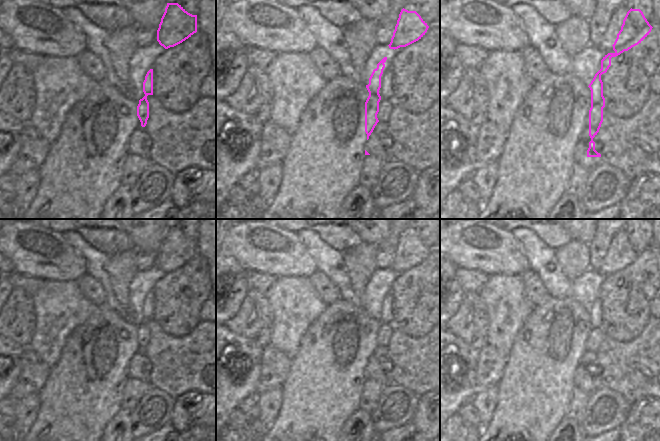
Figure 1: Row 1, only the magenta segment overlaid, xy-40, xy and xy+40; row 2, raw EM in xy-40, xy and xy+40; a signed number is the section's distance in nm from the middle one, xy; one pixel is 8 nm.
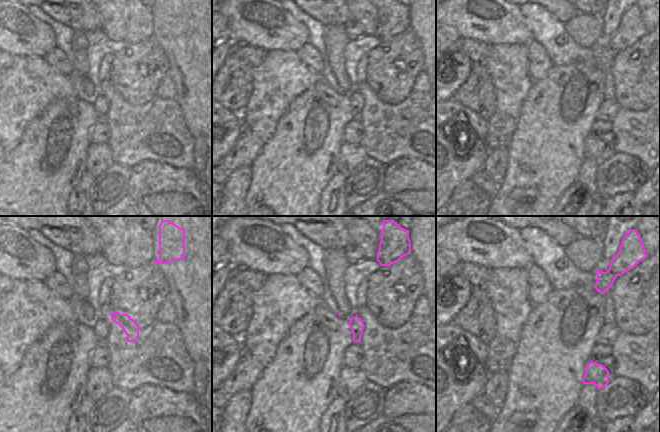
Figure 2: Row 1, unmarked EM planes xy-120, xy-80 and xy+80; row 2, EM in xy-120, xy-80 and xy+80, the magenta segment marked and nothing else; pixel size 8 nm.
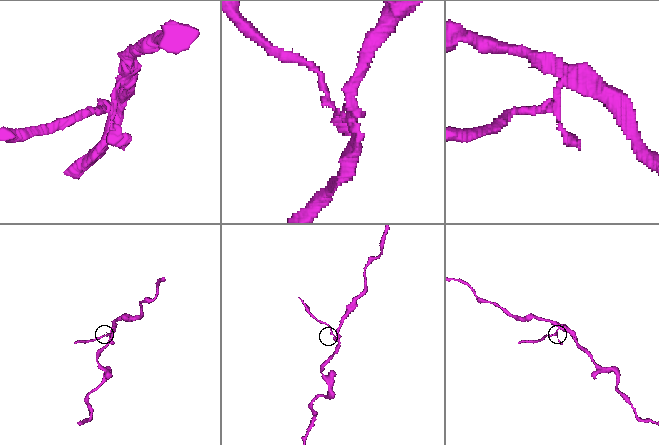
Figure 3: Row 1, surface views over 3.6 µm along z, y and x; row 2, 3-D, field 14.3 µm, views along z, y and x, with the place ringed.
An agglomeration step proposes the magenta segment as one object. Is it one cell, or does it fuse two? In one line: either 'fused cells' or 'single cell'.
fused cells

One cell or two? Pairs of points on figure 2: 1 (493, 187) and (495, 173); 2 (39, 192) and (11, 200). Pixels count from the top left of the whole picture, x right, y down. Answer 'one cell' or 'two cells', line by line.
1: one cell
2: two cells

